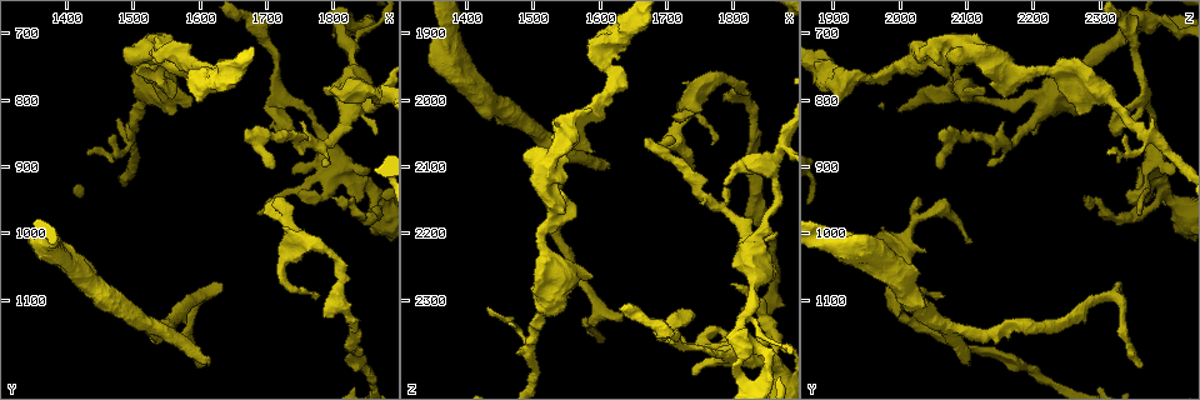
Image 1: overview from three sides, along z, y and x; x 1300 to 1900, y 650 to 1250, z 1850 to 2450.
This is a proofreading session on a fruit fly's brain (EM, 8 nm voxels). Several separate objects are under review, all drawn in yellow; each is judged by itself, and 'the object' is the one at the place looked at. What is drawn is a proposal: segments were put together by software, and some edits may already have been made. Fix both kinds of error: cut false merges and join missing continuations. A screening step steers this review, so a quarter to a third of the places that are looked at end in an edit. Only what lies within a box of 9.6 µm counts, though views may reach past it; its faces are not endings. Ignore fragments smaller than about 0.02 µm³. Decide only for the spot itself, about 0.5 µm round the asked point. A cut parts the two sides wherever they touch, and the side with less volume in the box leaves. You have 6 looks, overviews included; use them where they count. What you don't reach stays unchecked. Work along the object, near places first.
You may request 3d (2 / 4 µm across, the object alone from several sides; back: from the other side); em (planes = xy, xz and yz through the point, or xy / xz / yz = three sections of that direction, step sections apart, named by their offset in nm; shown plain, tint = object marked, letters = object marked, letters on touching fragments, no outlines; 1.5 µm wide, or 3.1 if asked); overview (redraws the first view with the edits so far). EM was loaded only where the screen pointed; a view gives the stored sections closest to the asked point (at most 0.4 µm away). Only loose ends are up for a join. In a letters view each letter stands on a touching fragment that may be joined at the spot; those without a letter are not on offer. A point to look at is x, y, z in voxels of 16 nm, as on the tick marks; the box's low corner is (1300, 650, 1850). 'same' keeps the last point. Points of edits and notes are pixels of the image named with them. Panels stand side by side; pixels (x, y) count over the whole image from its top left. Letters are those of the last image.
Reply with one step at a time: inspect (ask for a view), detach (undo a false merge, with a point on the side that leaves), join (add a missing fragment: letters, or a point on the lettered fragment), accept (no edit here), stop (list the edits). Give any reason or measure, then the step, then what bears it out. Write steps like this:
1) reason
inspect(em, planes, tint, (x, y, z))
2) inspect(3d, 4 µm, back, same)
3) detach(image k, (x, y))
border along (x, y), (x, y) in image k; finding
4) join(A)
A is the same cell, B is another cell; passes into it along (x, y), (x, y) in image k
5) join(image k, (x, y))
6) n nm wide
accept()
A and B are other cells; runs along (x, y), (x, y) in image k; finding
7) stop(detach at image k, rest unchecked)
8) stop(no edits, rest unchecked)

an open end
inspect(em, planes, letters, (1630, 1075, 2335))

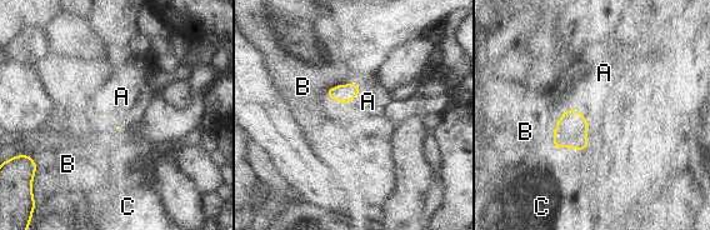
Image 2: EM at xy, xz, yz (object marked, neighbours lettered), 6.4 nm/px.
join(A)
A is the same cell, B and C are other cells; it goes on there

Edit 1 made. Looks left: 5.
inspect(overview)

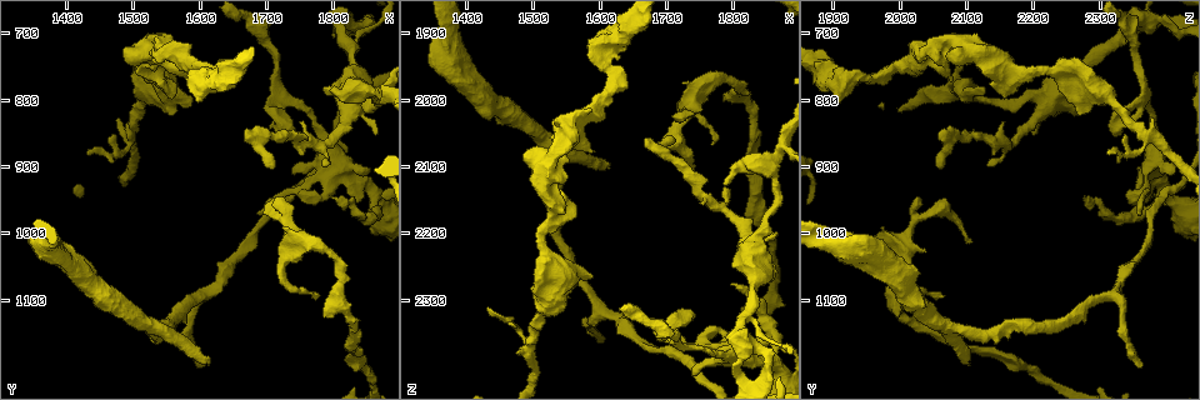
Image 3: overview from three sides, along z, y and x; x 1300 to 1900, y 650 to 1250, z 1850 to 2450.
branch stops here
inspect(3d, 4 µm, back, (1430, 880, 2320))

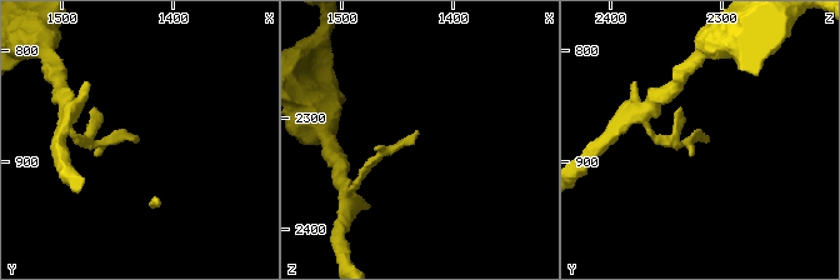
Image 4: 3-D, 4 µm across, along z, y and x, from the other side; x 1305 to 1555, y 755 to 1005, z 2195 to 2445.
inspect(em, xy, step 8, tint, (1436, 880, 2318))

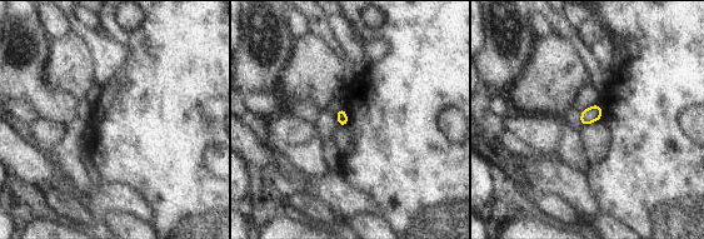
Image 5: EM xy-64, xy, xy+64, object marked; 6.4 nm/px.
another direction
inspect(em, planes, letters, same)

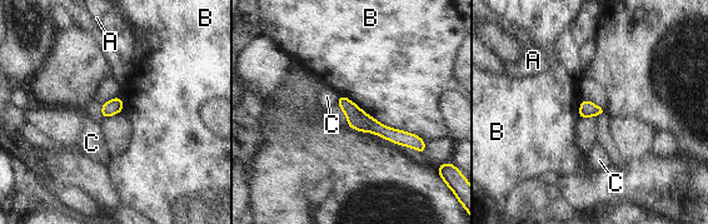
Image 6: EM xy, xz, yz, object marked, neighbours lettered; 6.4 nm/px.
100 nm wide
accept()
A, B and C are other cells; no lettered fragment goes on from it

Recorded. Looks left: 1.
an open end
inspect(em, planes, letters, (1790, 780, 2125))

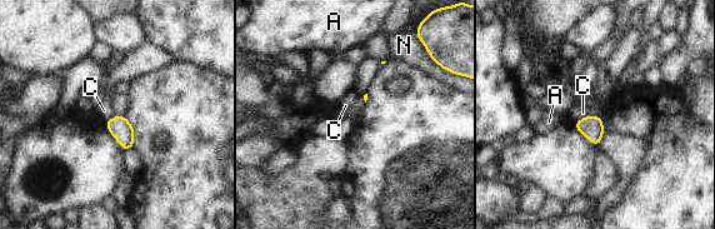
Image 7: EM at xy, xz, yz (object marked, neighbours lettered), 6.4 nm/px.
accept()
A, C and N are other cells; none of them fits

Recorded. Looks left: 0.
stop(join at image 2, rest unchecked)

